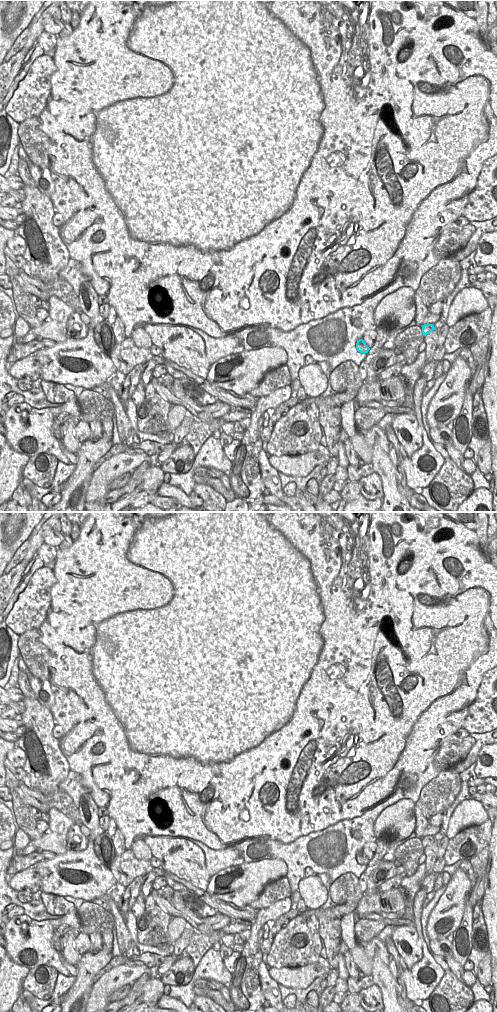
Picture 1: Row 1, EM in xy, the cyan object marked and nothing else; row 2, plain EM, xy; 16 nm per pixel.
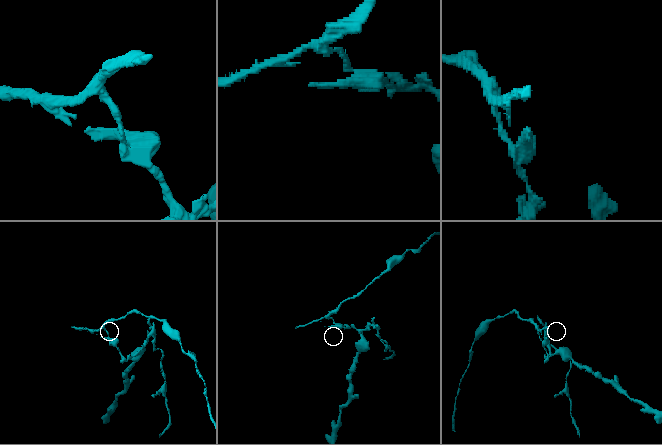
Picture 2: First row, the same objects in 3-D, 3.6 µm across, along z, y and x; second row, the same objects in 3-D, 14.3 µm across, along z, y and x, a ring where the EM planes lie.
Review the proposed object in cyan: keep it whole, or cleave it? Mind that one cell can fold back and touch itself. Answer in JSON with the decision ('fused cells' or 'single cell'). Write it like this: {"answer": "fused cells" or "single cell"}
{"answer": "fused cells"}

